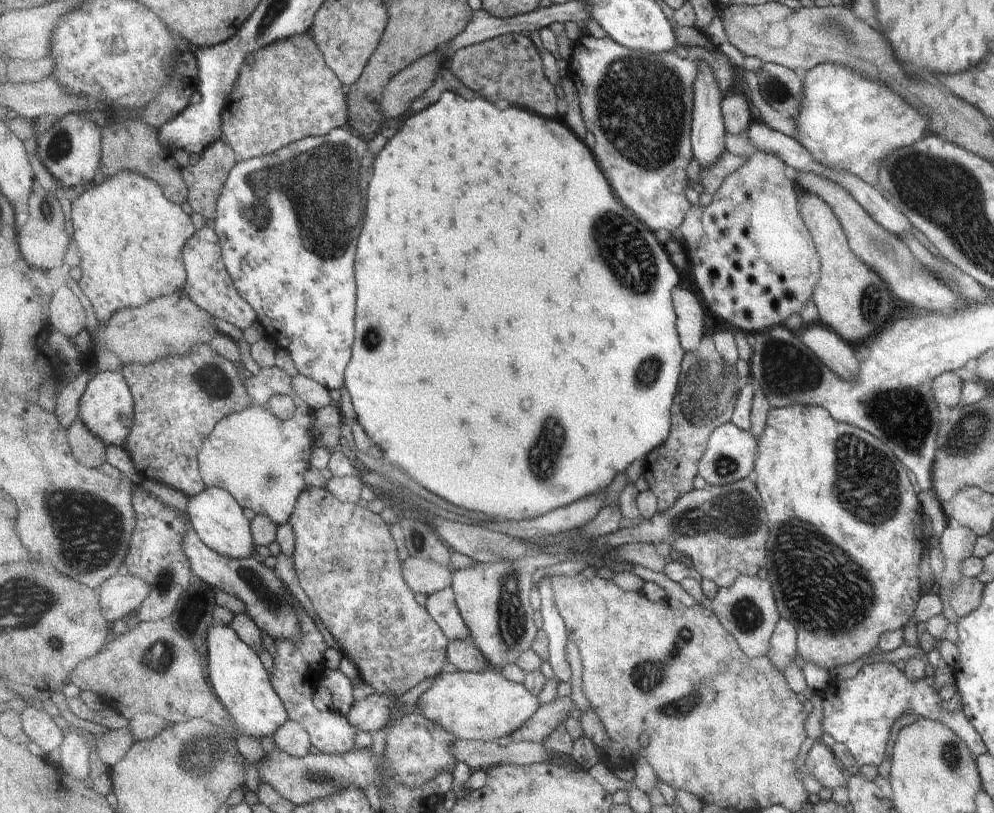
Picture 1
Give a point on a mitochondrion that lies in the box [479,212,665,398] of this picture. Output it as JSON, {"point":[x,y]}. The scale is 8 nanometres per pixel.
{"point":[647,371]}

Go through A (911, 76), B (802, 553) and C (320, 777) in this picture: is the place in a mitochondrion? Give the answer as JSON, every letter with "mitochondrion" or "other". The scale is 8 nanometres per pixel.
{"A":"other","B":"mitochondrion","C":"mitochondrion"}

